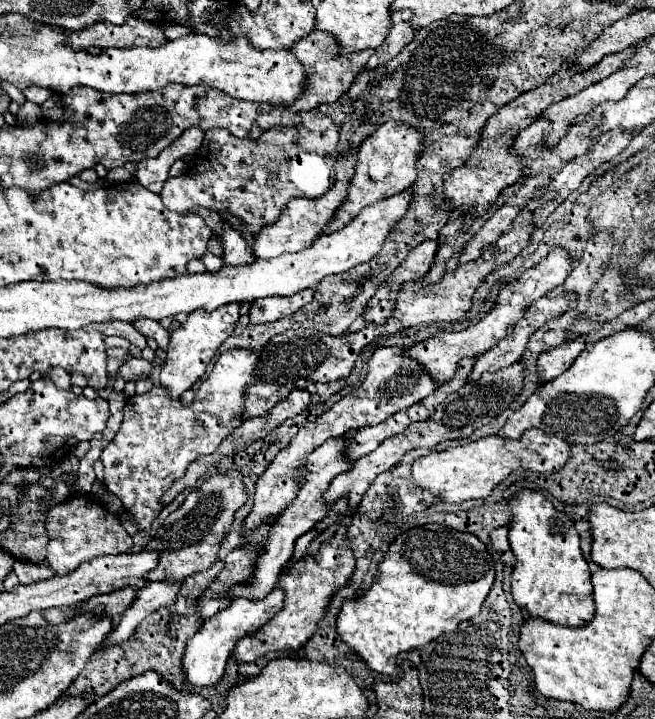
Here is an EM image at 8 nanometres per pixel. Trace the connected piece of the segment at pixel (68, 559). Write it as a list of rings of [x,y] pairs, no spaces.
[[[82,490],[70,494],[64,502],[52,506],[46,512],[46,532],[48,532],[48,554],[46,560],[56,574],[68,574],[82,562],[104,554],[122,554],[132,548],[132,538],[122,528],[120,520],[104,508],[92,494]]]

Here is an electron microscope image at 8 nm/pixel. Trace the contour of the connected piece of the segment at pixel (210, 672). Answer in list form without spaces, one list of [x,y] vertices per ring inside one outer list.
[[[276,586],[262,602],[246,602],[246,598],[234,598],[230,606],[204,620],[202,628],[188,640],[184,656],[182,656],[182,674],[184,682],[192,686],[214,686],[224,676],[224,662],[230,658],[234,644],[248,634],[260,630],[280,608],[284,606],[284,594]]]

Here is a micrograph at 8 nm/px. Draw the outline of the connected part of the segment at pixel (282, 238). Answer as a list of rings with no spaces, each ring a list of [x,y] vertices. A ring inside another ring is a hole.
[[[350,150],[346,156],[338,158],[336,160],[336,182],[324,196],[320,196],[320,198],[294,198],[276,222],[268,224],[258,234],[254,234],[254,254],[258,258],[274,258],[284,252],[304,250],[310,242],[314,242],[318,238],[318,234],[322,232],[322,228],[326,226],[326,222],[332,220],[336,208],[340,206],[342,198],[346,196],[348,182],[352,178],[354,160],[356,160],[356,150]]]

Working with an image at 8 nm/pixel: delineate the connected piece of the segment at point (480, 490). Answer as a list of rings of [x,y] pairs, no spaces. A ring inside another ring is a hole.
[[[531,428],[523,433],[518,440],[508,440],[500,436],[486,436],[482,440],[470,442],[466,446],[448,448],[442,452],[432,452],[414,460],[412,464],[412,486],[428,490],[432,496],[460,504],[472,498],[490,496],[492,488],[500,484],[510,472],[518,468],[529,469],[542,474],[550,474],[560,470],[570,456],[568,442],[546,434],[541,428]]]

